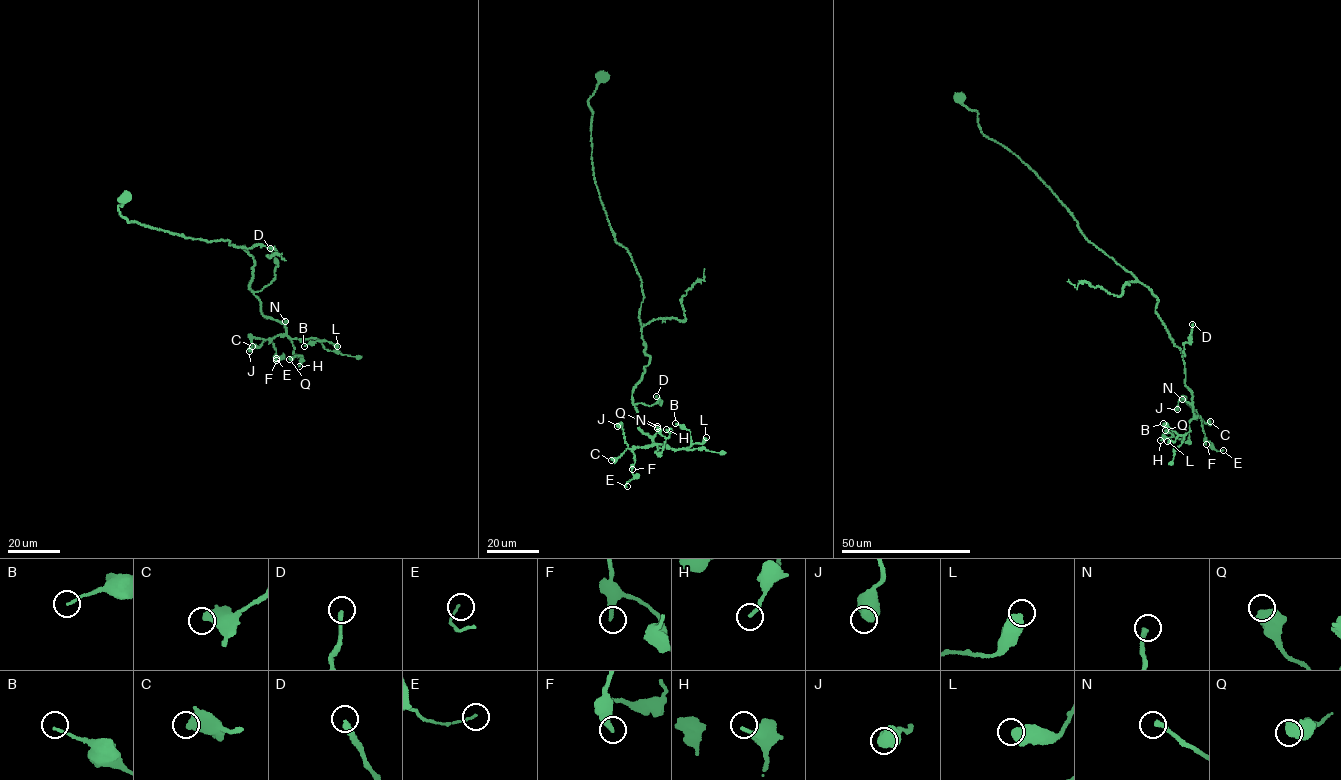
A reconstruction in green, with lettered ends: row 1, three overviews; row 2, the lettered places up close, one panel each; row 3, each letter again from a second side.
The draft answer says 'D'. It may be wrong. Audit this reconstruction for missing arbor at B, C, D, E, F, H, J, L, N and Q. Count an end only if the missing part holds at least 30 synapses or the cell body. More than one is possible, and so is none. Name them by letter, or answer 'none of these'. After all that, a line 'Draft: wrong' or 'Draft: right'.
D, N
Draft: wrong

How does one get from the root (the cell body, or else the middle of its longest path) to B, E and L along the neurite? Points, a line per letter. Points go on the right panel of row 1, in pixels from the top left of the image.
B: (960, 97), (985, 136), (1051, 188), (1087, 241), (1156, 298), (1183, 355), (1194, 414), (1184, 436), (1163, 423)
E: (960, 97), (985, 136), (1051, 188), (1087, 241), (1149, 288), (1183, 355), (1194, 416), (1223, 450)
L: (960, 97), (985, 136), (1051, 188), (1087, 241), (1156, 298), (1183, 355), (1194, 414), (1187, 434), (1167, 441)

